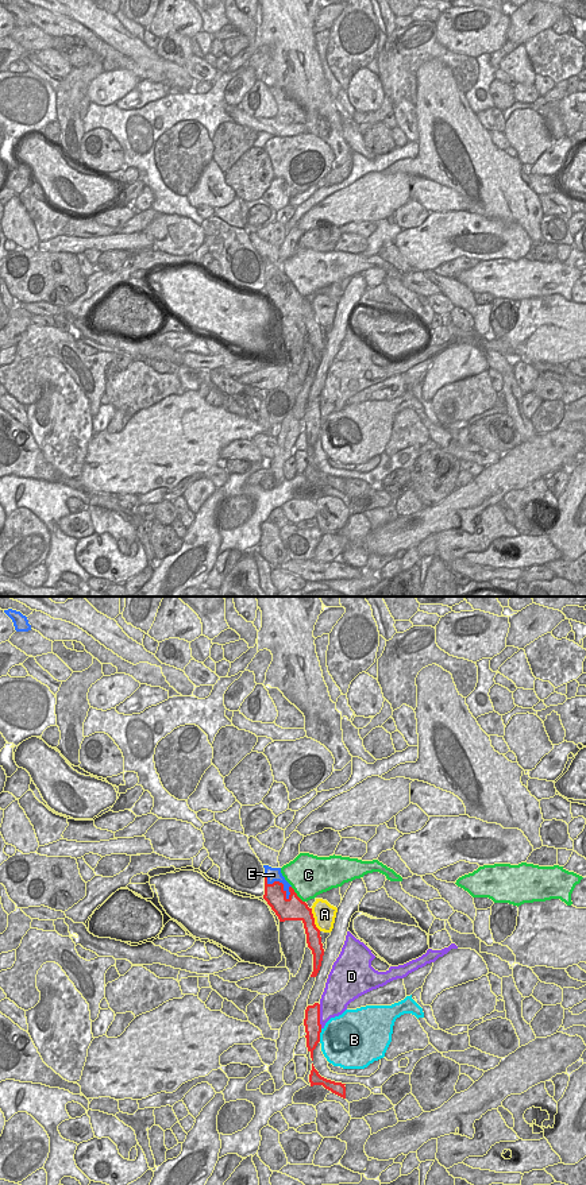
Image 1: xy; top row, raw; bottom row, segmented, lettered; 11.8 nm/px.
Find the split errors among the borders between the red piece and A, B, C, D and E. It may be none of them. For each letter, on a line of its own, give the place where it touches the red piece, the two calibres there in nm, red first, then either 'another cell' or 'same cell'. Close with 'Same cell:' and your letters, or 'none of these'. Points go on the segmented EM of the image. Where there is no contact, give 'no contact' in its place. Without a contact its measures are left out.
A: xy (313, 919) | 260/280 nm | another cell
B: xy (319, 1035) | 190/460 nm | another cell
C: xy (296, 895) | 280/440 nm | another cell
D: xy (319, 1016) | 190/340 nm | another cell
E: xy (278, 882) | 240/160 nm | another cell
Same cell: none of these

